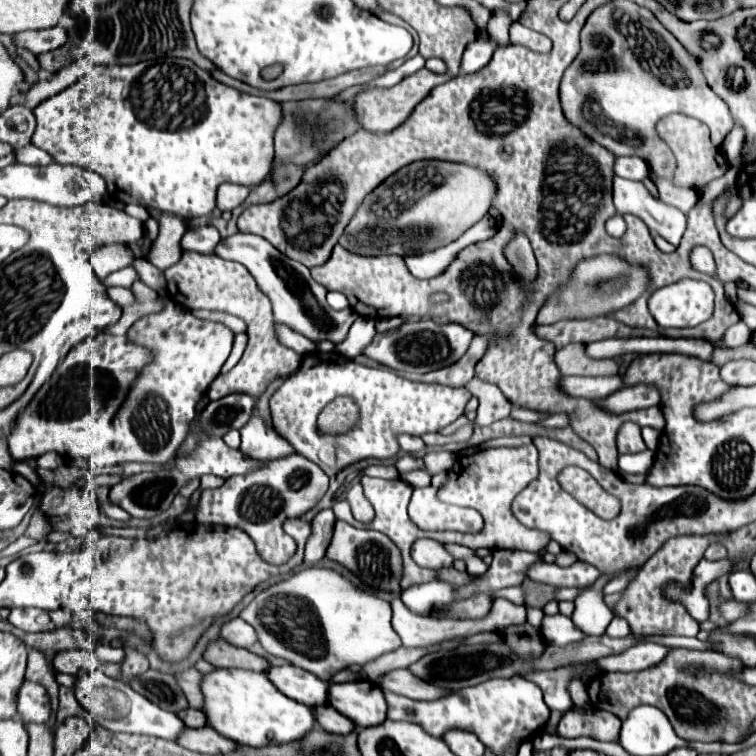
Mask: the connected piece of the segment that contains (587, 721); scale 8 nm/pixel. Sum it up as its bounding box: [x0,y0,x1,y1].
[556,709,622,743]

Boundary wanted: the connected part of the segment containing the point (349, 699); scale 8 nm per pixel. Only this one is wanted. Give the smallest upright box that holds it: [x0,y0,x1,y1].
[328,679,386,727]

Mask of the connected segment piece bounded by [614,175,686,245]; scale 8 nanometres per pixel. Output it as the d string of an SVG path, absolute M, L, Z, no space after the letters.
M614 175L614 205L618 213L640 217L650 231L656 231L672 245L680 243L686 229L686 215L676 207L654 199L640 181Z

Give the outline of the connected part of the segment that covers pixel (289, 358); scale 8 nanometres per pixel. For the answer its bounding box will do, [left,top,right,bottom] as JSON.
[164,251,300,399]

